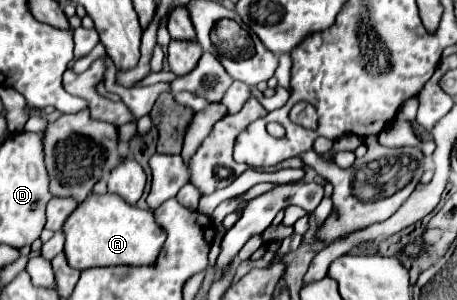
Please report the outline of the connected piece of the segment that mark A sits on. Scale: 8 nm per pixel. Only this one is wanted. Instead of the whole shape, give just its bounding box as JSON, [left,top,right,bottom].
[62,194,166,270]

